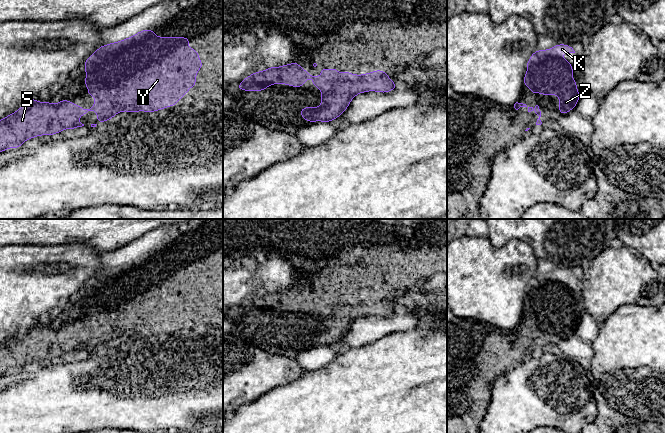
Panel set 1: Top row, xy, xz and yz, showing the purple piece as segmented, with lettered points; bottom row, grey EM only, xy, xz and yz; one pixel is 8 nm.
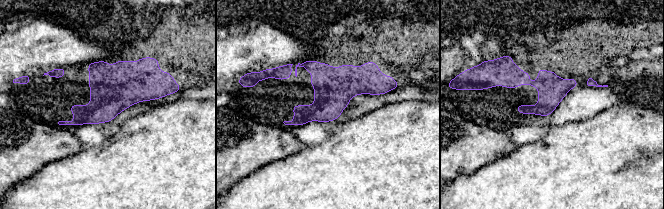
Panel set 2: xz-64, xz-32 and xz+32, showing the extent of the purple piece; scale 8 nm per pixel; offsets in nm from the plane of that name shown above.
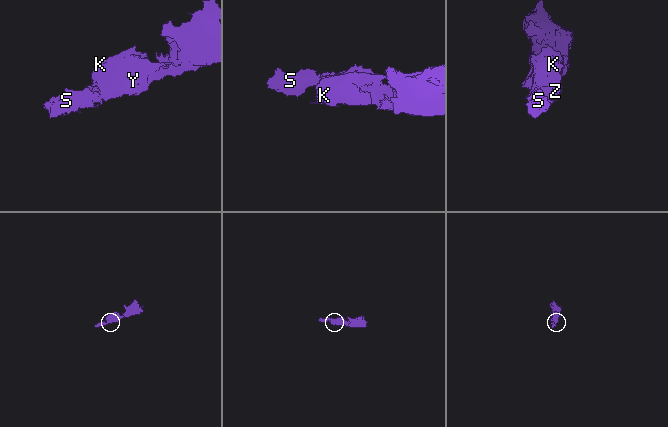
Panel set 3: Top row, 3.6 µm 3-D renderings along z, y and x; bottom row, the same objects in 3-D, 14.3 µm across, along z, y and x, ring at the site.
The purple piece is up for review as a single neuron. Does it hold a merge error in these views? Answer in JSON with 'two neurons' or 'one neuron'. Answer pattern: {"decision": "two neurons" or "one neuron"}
{"decision": "one neuron"}

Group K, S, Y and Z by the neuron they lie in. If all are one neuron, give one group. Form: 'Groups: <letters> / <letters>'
Groups: K S Y Z

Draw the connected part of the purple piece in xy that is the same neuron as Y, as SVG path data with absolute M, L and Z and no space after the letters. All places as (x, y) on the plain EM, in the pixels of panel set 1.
M150 253L119 266L102 269L84 287L84 309L90 313L85 317L96 323L95 328L83 334L81 329L74 329L70 324L51 328L27 322L21 332L0 344L0 376L19 372L33 361L82 351L84 348L79 341L93 334L97 336L97 346L103 347L123 335L156 336L174 330L190 311L196 310L196 299L203 292L199 281L195 272L189 273L188 261L158 261Z

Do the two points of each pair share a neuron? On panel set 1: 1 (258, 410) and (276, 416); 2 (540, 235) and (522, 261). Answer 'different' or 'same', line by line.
1: same
2: different

